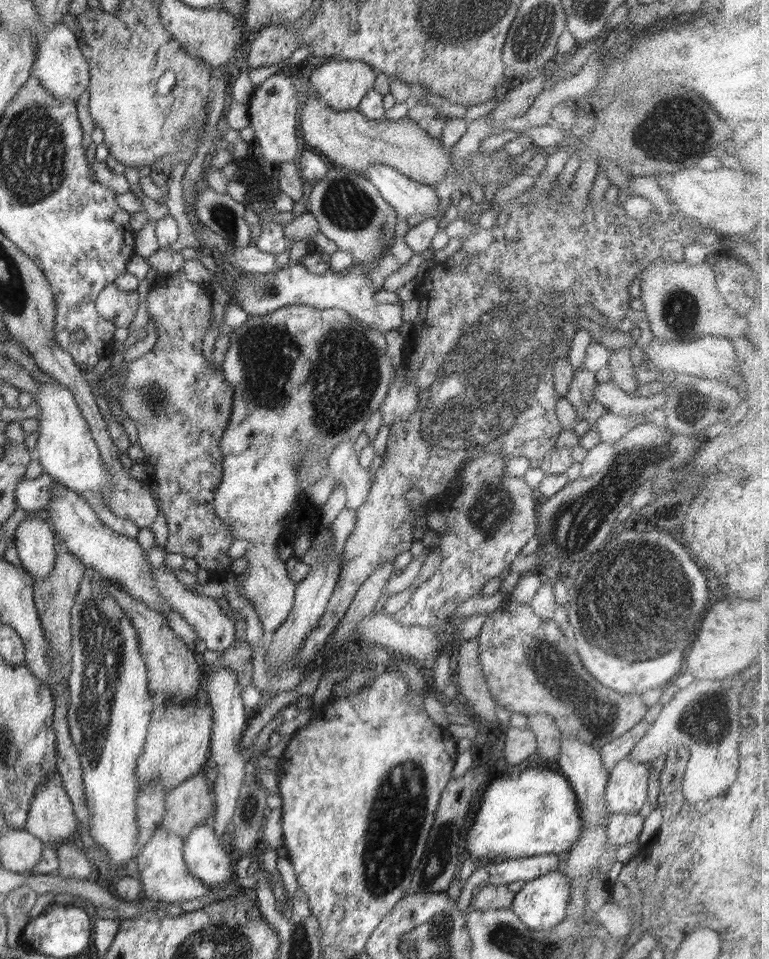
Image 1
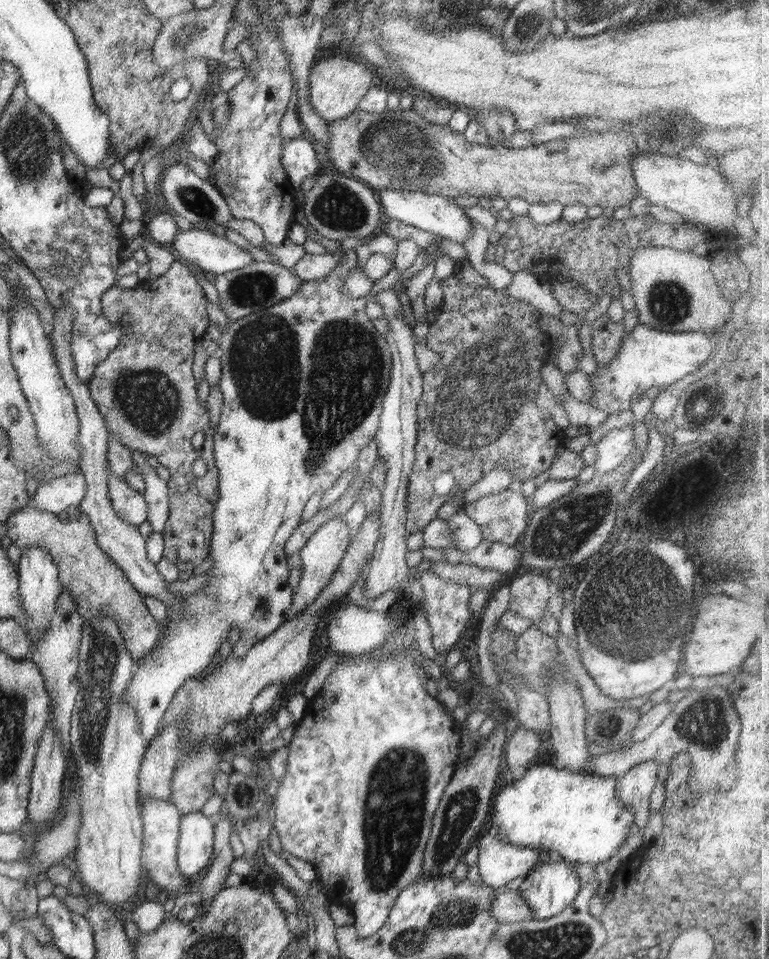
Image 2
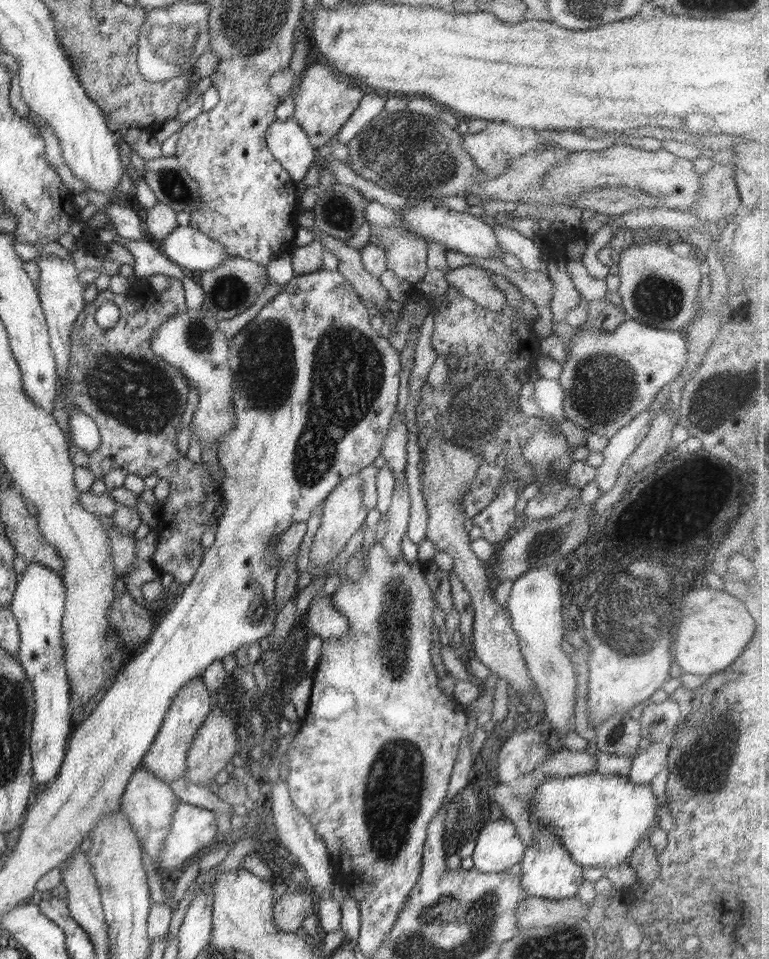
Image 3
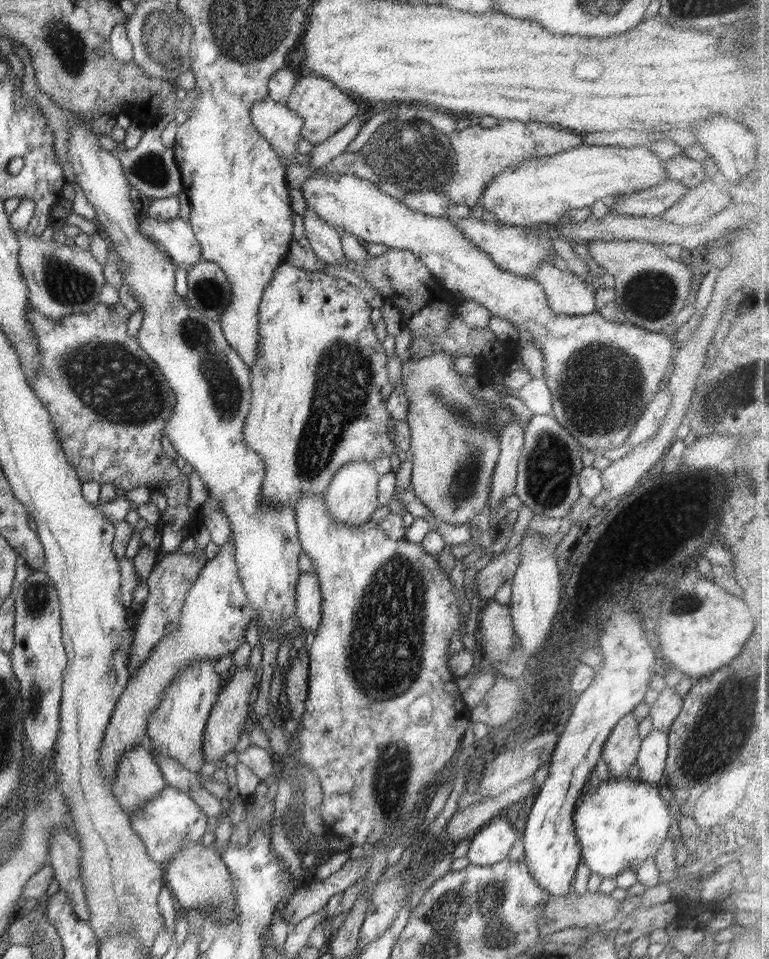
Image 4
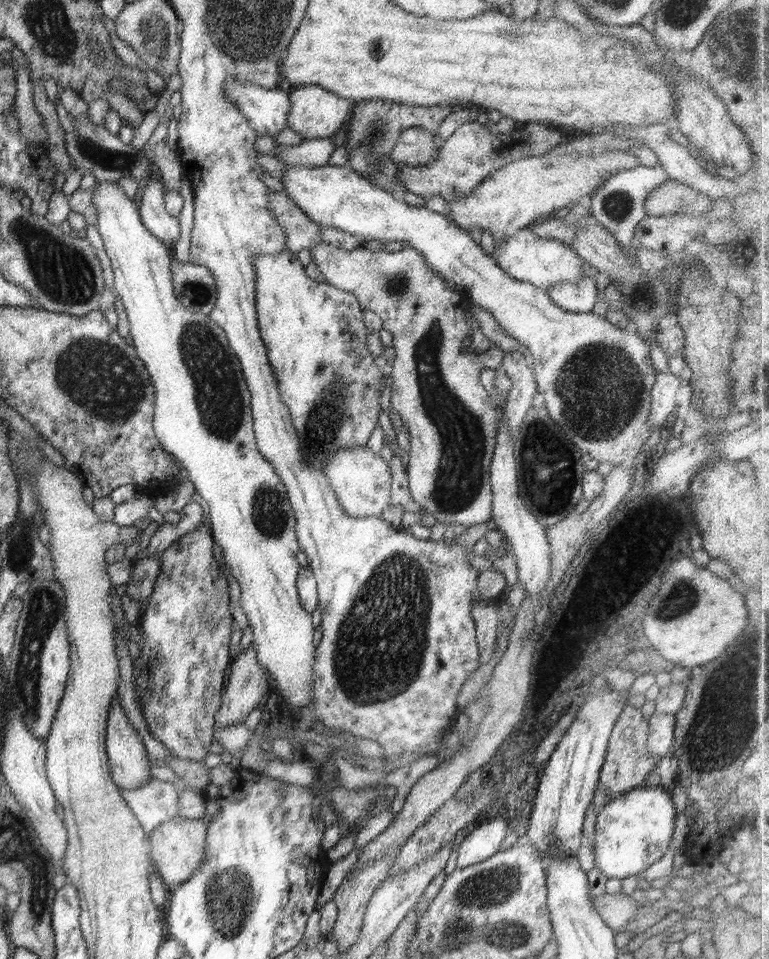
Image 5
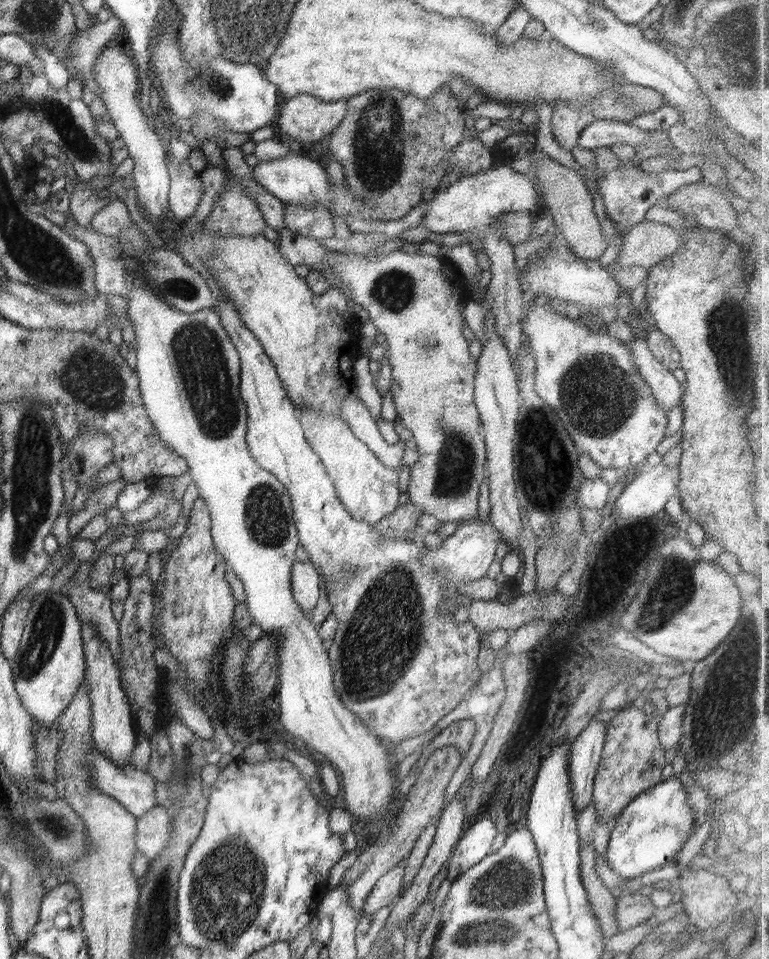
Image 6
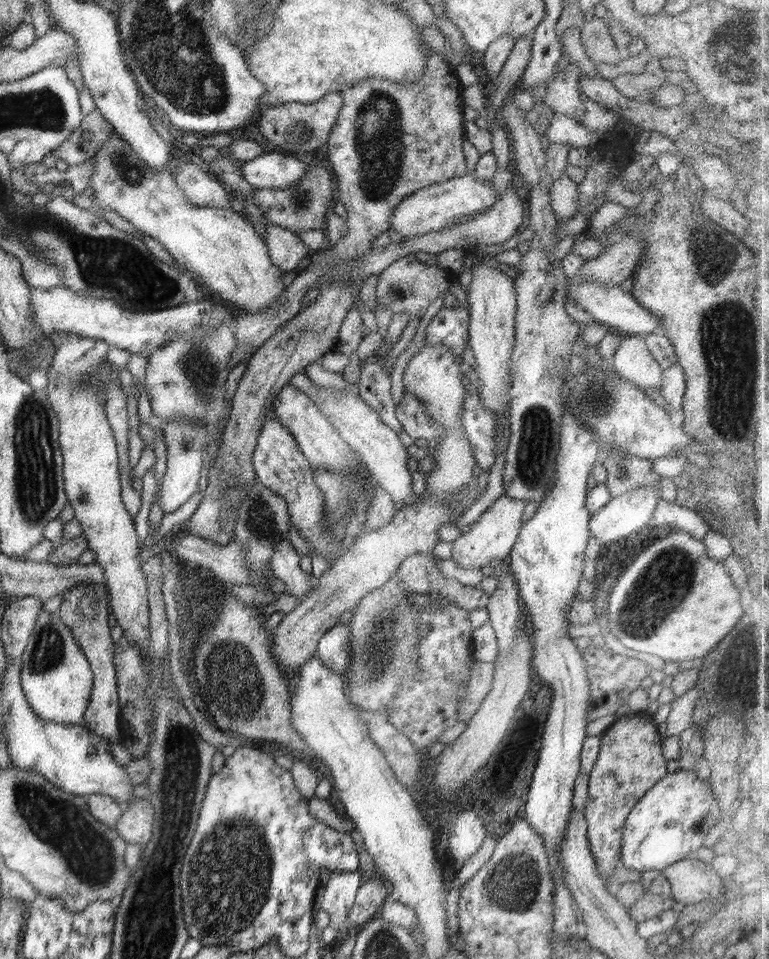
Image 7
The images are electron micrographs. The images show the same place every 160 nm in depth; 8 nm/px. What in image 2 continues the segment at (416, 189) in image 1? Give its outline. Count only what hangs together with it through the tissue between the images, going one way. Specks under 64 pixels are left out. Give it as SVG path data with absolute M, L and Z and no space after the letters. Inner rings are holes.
M383 188L377 191L377 197L383 206L382 212L390 219L410 224L418 230L433 232L439 239L448 238L452 242L463 244L472 232L473 222L464 214L453 199L440 195L414 192L413 190L394 190Z

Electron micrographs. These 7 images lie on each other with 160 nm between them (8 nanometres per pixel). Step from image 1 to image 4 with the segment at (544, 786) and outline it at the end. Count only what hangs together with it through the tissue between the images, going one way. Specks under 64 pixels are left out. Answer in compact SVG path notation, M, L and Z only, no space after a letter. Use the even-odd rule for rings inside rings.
M635 775L618 779L609 779L599 784L598 790L590 794L589 790L582 790L582 795L576 802L574 809L574 834L578 837L578 844L582 850L582 860L590 871L601 877L615 877L629 869L637 870L648 858L655 858L656 853L666 840L672 816L668 810L666 792L656 785L642 782Z

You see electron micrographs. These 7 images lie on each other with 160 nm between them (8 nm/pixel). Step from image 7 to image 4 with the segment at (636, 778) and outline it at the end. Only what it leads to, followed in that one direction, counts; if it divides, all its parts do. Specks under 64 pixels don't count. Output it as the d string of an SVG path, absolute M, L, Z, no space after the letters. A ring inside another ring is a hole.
M634 713L618 721L604 743L601 758L609 768L609 779L635 774L637 756L641 747L639 722Z

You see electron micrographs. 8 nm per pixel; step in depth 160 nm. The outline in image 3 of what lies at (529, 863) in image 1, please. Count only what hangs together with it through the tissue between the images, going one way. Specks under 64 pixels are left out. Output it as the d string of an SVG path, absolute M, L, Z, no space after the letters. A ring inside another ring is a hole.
M492 820L484 824L473 837L476 848L472 854L473 868L484 873L509 872L510 869L522 862L527 846L524 839L519 838L514 824L510 820Z

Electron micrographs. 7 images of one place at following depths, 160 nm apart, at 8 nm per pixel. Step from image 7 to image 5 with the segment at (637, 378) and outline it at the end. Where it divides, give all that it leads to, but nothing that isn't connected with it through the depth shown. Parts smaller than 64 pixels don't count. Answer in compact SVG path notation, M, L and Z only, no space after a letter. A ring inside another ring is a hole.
M670 371L659 372L656 382L650 390L651 407L649 421L651 422L651 432L656 427L661 427L662 423L672 414L672 410L677 408L678 392L681 378L674 376Z

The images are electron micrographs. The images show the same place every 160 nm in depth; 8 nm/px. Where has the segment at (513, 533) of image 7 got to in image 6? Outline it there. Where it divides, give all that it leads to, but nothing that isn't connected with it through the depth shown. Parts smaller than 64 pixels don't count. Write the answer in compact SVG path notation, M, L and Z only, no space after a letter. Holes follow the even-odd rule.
M223 290L224 300L218 302L214 306L214 312L218 314L220 322L222 322L222 328L226 330L226 334L230 336L230 342L234 344L239 356L240 356L240 376L239 376L239 388L242 400L246 405L247 412L247 434L246 443L248 444L248 451L254 459L264 470L271 472L279 481L285 486L287 493L290 495L291 507L299 538L299 543L304 546L305 551L309 554L312 564L318 569L322 570L324 574L323 581L325 582L326 594L330 604L332 604L332 613L336 615L338 621L338 628L334 636L334 641L328 650L328 654L333 666L334 671L334 684L338 696L343 700L343 703L353 712L356 713L364 726L369 728L369 731L376 735L380 740L384 741L387 745L394 745L400 743L402 740L408 738L414 738L420 734L424 734L427 730L430 730L441 718L444 718L446 714L452 712L462 699L472 688L477 685L478 679L482 676L478 670L479 661L479 649L481 634L478 629L474 626L473 622L467 621L466 623L456 623L453 619L453 611L450 609L449 613L440 613L438 603L446 598L450 600L455 599L458 595L458 586L468 584L468 582L478 581L482 577L487 576L489 566L494 561L494 554L496 554L497 542L504 540L503 534L497 530L497 528L490 522L481 522L480 519L469 520L460 523L456 532L443 539L443 543L438 548L427 548L423 546L423 550L419 550L419 546L413 540L402 540L398 538L385 538L381 536L379 530L375 530L375 524L364 522L360 519L355 519L342 504L342 501L337 496L337 490L335 489L334 483L325 471L325 466L321 463L320 458L312 451L310 444L306 441L301 422L299 421L298 412L292 399L288 396L288 393L284 390L280 378L277 376L276 368L270 361L270 358L265 354L262 349L262 345L258 339L255 338L254 333L244 327L238 311L234 309L234 303L230 301Z

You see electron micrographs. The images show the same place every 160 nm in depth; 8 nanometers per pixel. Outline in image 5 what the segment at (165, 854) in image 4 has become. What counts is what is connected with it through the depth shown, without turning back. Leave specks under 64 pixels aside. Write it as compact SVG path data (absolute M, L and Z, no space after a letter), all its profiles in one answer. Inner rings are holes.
M152 778L146 786L120 790L122 799L135 815L147 836L158 826L180 817L180 789L170 782Z

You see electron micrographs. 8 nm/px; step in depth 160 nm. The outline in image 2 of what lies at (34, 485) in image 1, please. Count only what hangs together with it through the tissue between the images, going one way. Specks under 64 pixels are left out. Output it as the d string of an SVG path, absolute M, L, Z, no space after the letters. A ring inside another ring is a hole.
M68 473L42 481L30 505L42 512L57 515L69 507L79 506L86 491L87 484L83 473Z

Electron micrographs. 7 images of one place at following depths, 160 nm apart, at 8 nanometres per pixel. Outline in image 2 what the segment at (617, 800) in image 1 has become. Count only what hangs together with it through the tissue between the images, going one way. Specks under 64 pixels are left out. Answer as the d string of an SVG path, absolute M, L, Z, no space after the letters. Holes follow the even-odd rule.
M655 761L637 764L616 780L616 798L632 810L636 825L644 835L650 816L650 798L657 783L658 765Z

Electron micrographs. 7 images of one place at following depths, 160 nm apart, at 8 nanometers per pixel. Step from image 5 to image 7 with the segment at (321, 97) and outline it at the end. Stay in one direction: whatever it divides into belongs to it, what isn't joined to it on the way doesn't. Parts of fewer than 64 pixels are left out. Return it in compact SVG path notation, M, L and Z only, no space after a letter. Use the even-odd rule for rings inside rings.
M340 92L327 94L314 104L292 102L283 106L264 106L256 118L256 126L268 142L278 146L280 152L310 152L328 142L342 106L343 98Z

